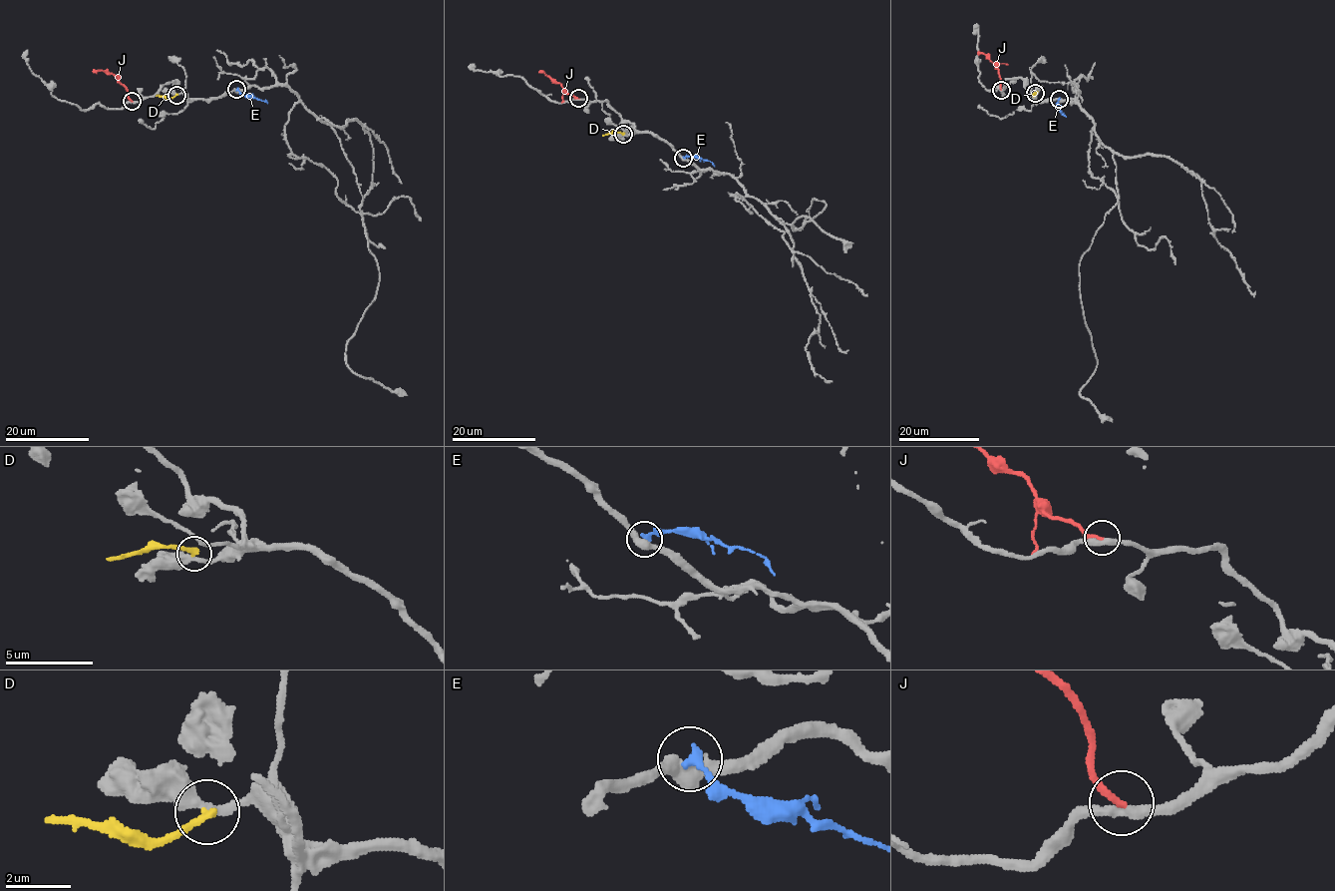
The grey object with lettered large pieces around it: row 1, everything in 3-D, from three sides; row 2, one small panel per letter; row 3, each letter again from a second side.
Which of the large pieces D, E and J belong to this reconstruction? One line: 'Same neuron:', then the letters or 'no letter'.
Same neuron: J

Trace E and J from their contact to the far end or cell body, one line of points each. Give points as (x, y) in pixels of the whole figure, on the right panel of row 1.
E: (1060, 99), (1058, 107), (1066, 117)
J: (1001, 90), (999, 70), (985, 54), (978, 53)

